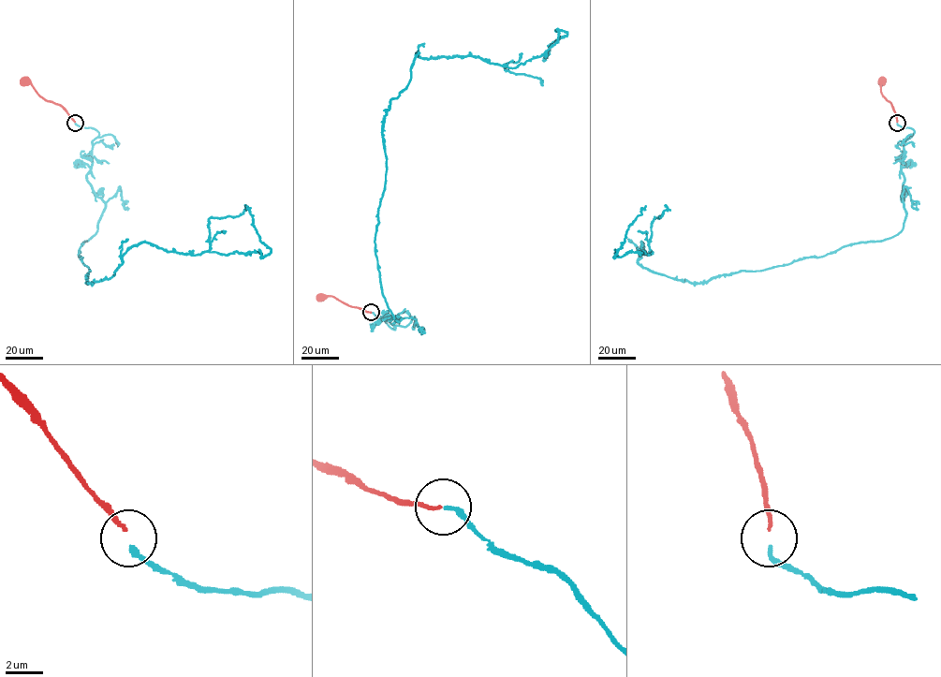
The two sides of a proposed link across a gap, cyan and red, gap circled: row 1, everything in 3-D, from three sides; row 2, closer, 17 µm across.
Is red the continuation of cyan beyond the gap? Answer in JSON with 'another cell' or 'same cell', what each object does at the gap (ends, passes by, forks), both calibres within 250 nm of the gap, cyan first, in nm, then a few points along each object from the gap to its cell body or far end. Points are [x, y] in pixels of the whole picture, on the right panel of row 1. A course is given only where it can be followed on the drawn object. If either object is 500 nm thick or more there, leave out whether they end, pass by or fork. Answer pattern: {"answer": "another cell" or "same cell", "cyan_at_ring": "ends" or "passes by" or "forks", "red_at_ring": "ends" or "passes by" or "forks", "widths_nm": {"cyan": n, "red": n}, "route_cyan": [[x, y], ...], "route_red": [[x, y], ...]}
{"answer": "another cell", "cyan_at_ring": "ends", "red_at_ring": "ends", "widths_nm": {"cyan": 240, "red": 180}, "route_cyan": [[897, 123], [914, 132], [890, 238], [690, 283], [642, 268], [641, 242], [653, 252], [614, 257], [645, 206]], "route_red": [[897, 122], [890, 103], [881, 94], [883, 80]]}

